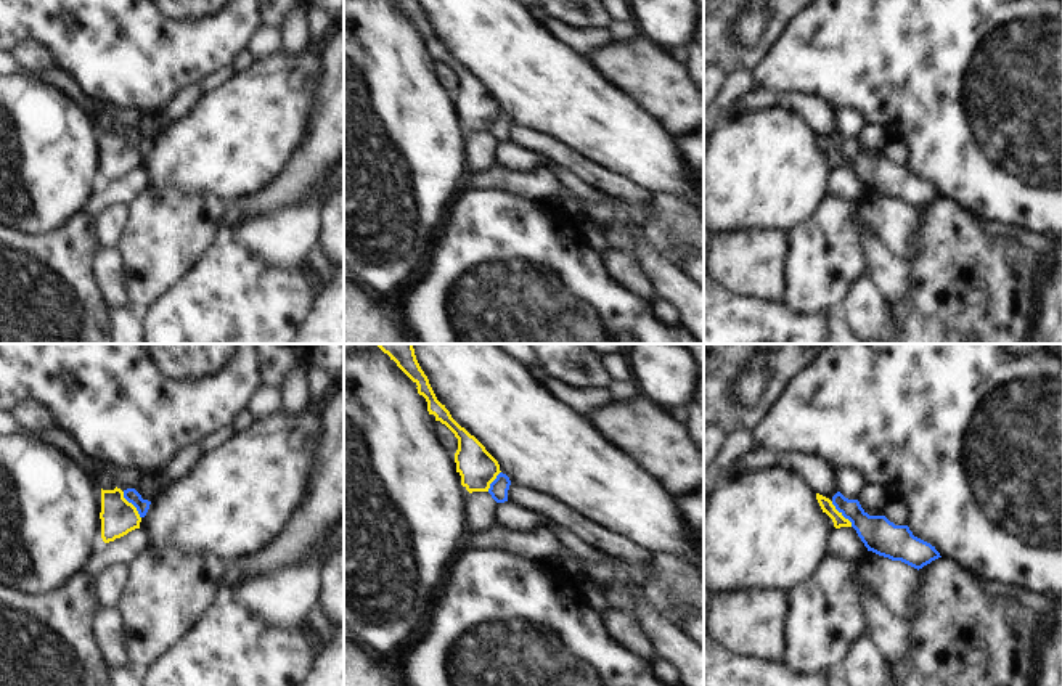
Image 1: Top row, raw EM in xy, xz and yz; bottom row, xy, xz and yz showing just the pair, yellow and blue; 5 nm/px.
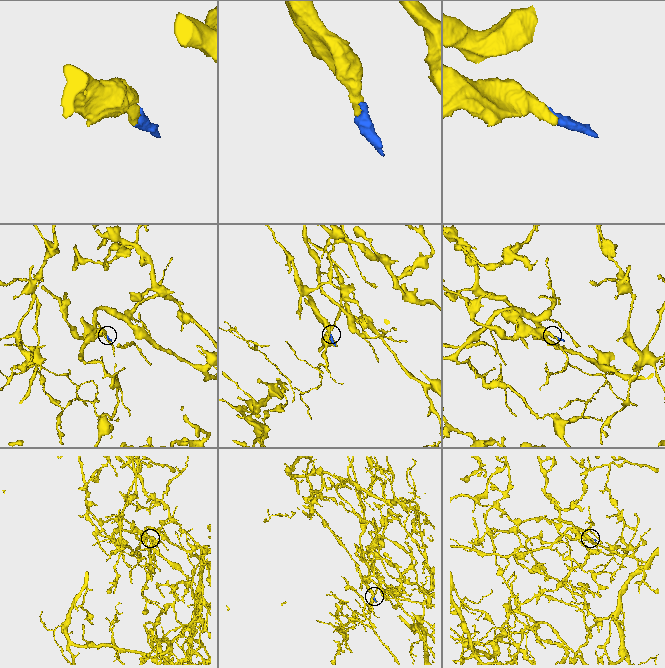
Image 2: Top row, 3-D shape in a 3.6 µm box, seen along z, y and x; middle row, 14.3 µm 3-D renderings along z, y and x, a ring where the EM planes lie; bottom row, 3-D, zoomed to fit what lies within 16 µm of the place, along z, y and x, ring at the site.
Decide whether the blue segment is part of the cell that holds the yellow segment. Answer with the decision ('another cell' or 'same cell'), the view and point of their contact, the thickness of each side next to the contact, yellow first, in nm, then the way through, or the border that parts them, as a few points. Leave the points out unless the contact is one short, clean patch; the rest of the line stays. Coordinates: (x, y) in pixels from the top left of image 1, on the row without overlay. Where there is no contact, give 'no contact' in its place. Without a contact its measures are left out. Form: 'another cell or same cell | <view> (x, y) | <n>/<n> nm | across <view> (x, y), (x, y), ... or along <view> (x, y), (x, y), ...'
another cell | yz (841, 155) | 70/180 nm | along yz (831, 142), (852, 166)

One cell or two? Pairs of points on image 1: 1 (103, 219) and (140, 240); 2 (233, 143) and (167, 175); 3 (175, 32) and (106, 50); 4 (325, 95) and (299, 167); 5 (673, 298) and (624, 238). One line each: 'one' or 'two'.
1: two
2: one
3: one
4: one
5: one

